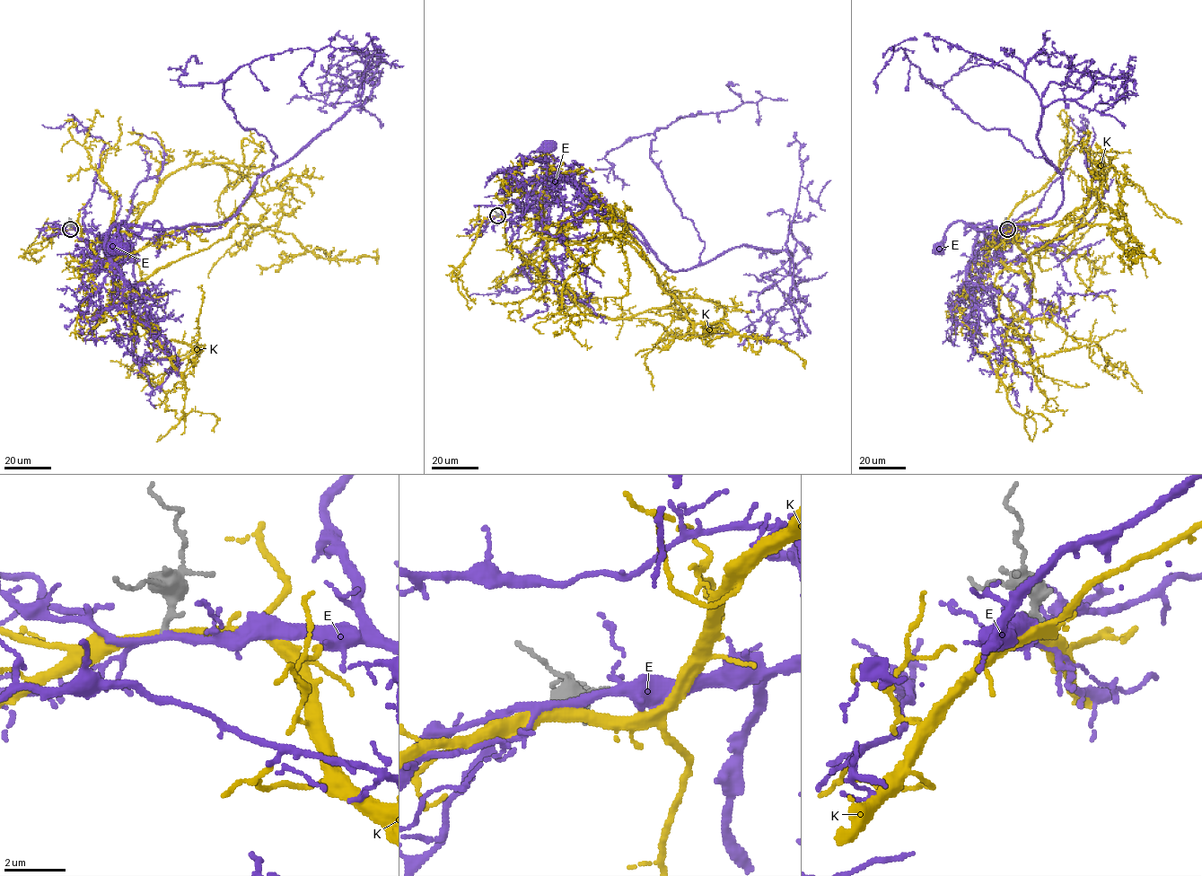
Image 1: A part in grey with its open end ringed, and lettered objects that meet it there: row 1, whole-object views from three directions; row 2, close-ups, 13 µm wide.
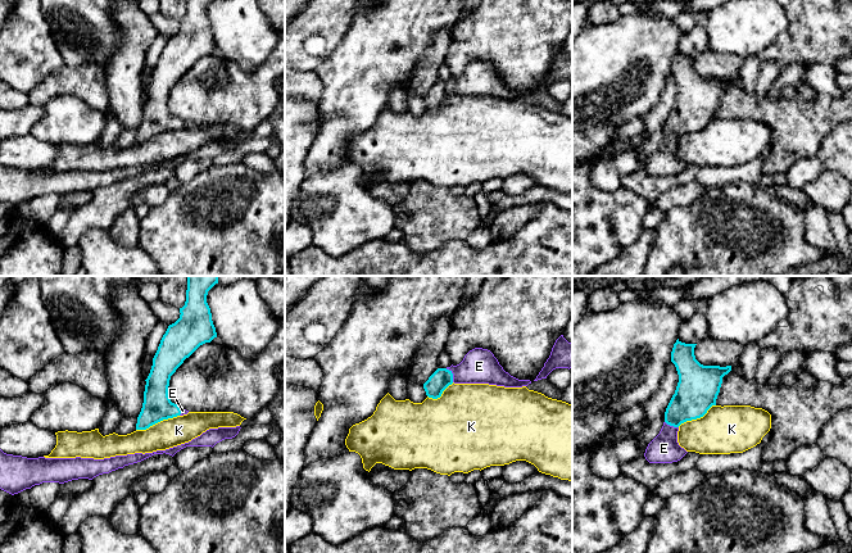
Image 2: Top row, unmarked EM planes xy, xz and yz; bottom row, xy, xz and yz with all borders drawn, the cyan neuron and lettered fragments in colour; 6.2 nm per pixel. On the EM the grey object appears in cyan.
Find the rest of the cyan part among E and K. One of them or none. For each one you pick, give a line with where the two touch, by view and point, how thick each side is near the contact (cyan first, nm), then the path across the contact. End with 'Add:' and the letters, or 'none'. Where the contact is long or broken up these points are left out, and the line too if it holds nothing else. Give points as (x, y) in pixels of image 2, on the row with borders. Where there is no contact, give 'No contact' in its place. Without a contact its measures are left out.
E: Touches cyan at xz (452, 375). Thickness 120 nm (cyan) against 220 nm. Path across: xz (442, 377), (452, 375), (463, 374), (479, 366)
Add: E

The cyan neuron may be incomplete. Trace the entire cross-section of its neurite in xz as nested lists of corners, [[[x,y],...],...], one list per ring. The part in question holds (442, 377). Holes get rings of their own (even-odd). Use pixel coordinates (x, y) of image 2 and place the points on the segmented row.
[[[482,348],[470,350],[457,366],[438,368],[423,384],[426,395],[432,399],[441,396],[452,384],[489,384],[504,387],[522,387],[530,380],[518,380],[503,370],[494,354]]]

